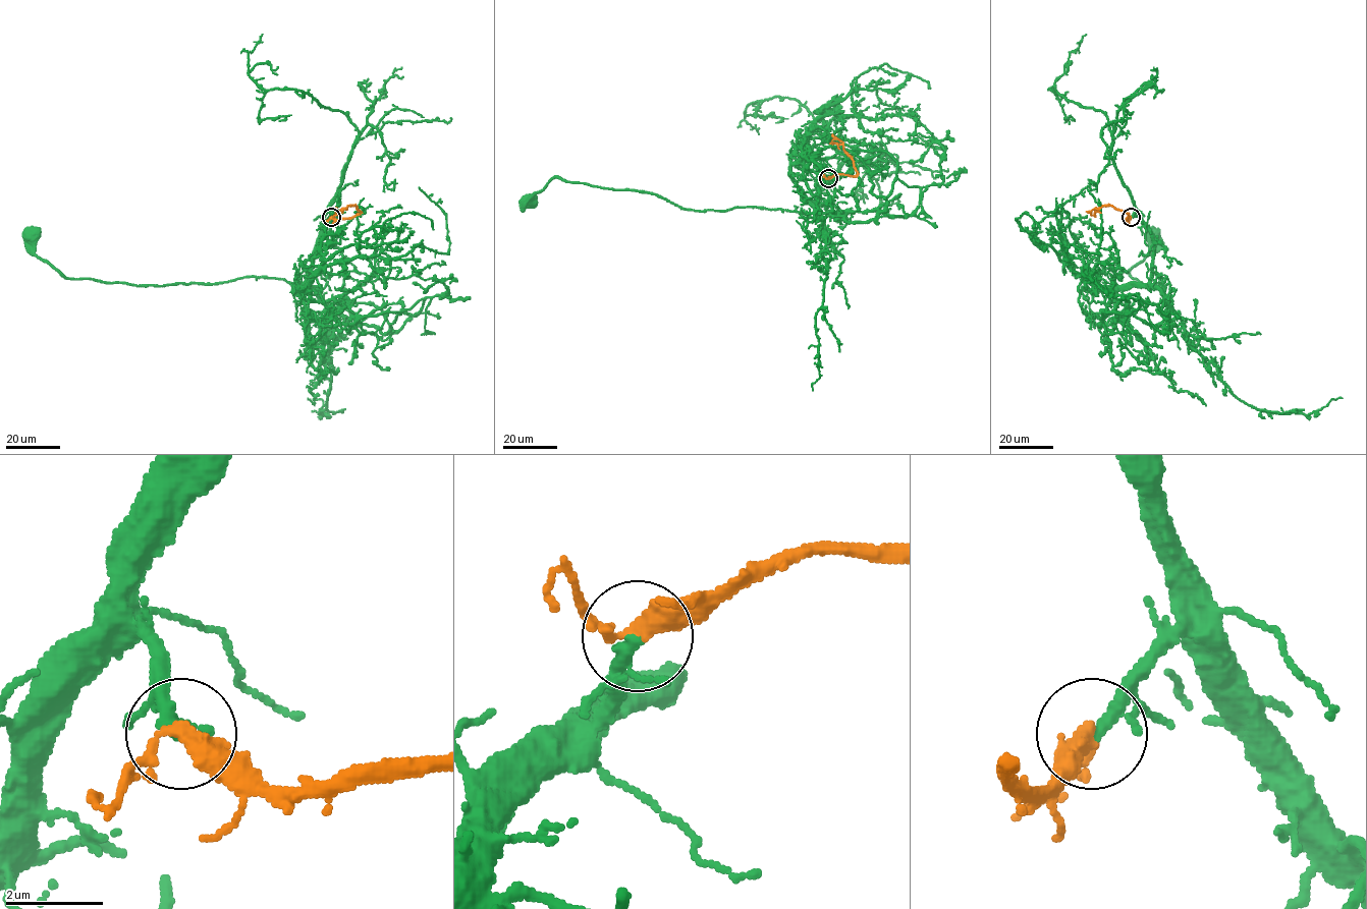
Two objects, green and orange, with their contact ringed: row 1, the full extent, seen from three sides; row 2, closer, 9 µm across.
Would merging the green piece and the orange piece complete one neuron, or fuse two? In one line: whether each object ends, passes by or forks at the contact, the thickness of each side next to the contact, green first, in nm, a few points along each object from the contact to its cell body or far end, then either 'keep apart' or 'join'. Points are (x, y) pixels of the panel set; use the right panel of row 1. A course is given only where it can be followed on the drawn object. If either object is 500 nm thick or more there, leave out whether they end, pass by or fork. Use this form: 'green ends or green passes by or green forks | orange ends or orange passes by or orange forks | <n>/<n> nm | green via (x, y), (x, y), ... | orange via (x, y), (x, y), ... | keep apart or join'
green passes by | orange passes by | 200/360 nm | green via (1131, 217), (1151, 235), (1151, 283), (1164, 294), (1158, 276), (1143, 285), (1130, 275), (1152, 234) | orange via (1131, 217), (1127, 220), (1128, 214), (1109, 205), (1086, 211) | join

